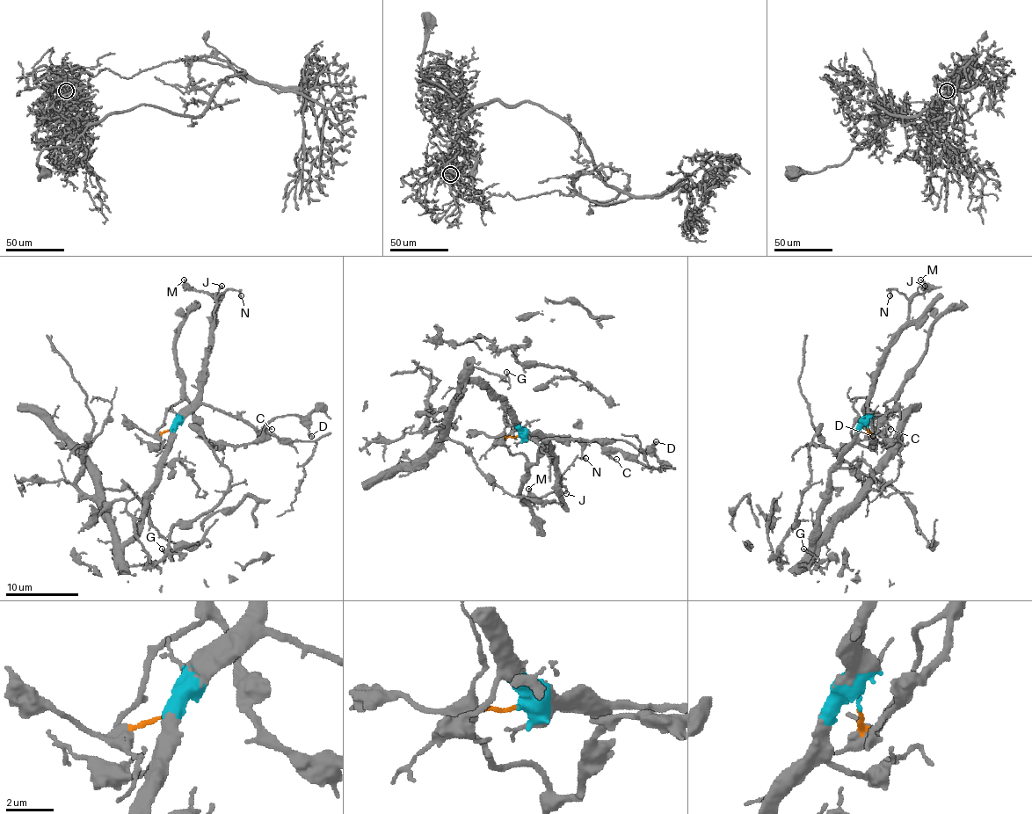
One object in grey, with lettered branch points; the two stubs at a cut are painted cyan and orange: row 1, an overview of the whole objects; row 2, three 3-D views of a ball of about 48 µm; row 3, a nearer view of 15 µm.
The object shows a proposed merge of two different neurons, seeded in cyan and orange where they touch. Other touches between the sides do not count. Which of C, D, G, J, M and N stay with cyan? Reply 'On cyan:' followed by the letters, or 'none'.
On cyan: C, G, J, M, N

